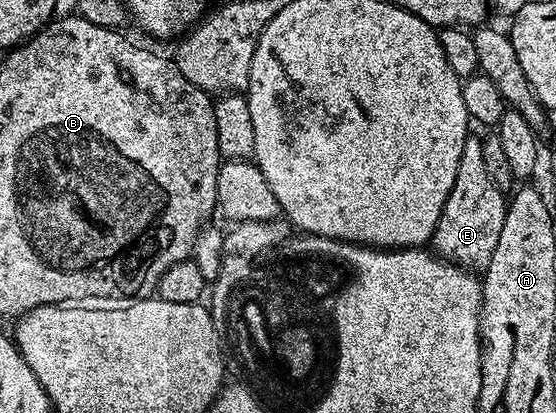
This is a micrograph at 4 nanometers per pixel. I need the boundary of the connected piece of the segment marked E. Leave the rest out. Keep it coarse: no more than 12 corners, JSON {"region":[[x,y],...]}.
{"region":[[467,137],[433,249],[485,271],[507,195],[488,177],[482,138]]}

